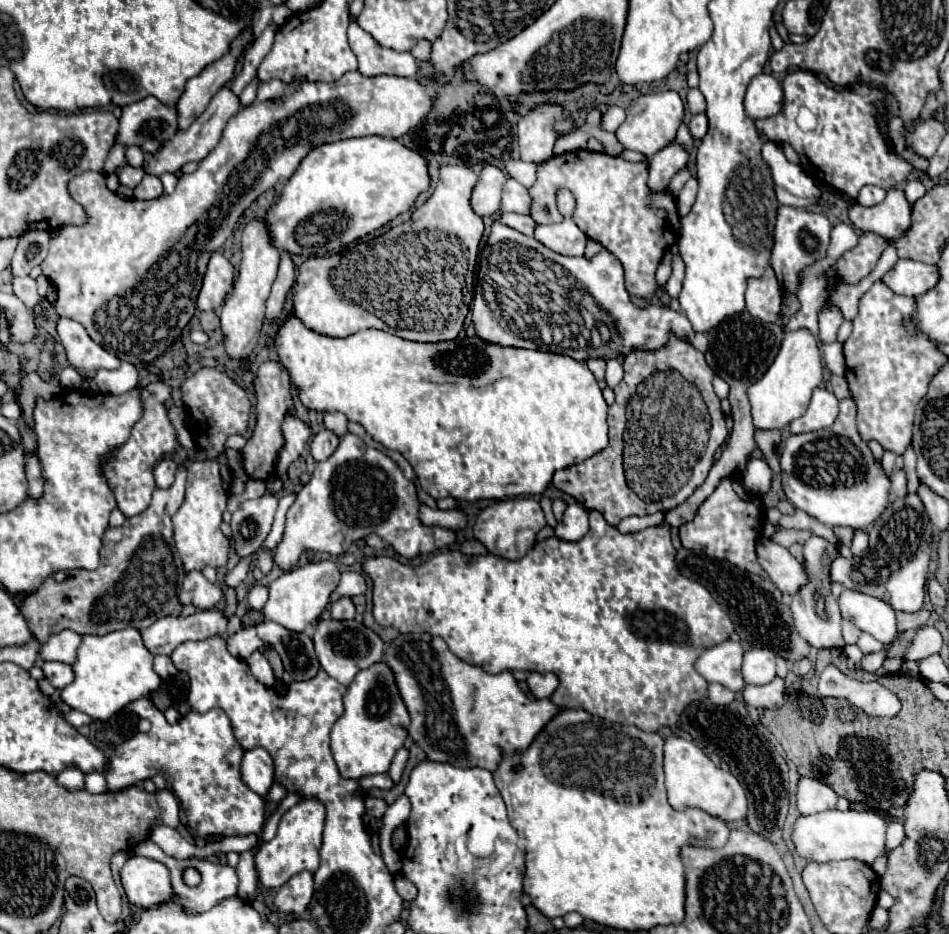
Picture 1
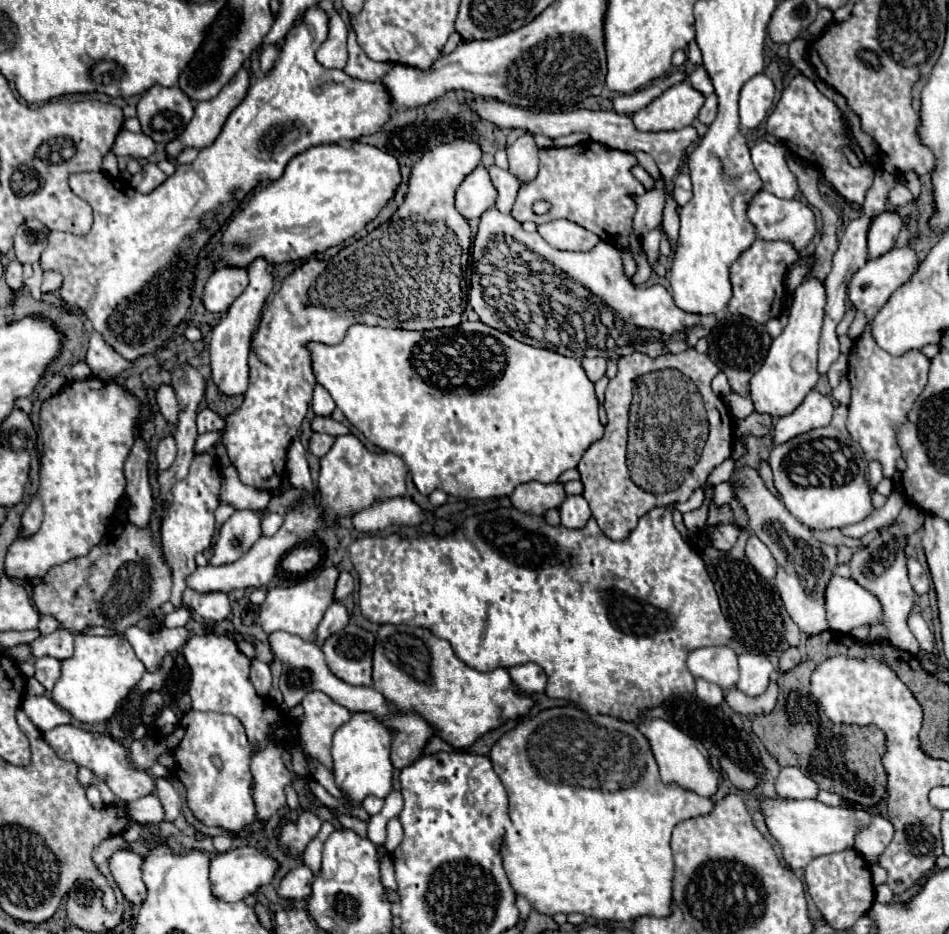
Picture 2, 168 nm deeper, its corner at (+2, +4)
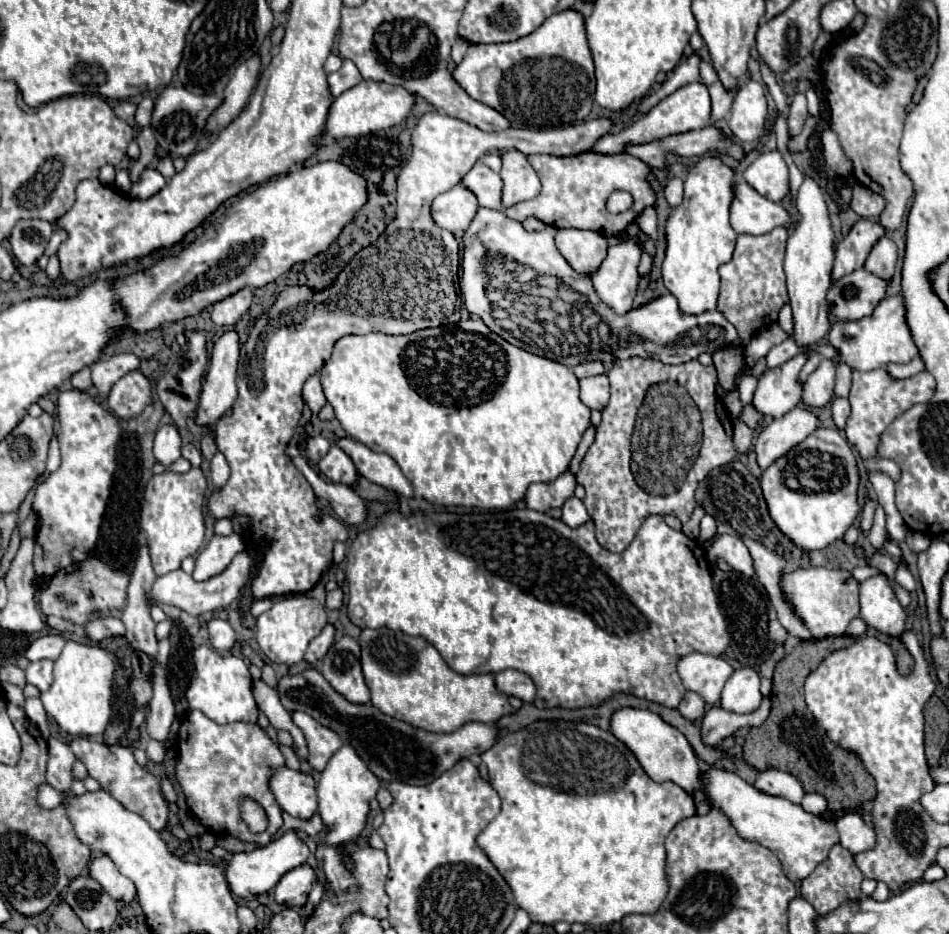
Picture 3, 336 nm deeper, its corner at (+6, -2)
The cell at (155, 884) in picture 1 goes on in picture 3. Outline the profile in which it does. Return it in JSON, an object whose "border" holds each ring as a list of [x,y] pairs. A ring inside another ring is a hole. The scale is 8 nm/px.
{"border":[[[97,856],[91,860],[89,876],[97,880],[107,894],[111,894],[115,900],[123,900],[125,904],[131,904],[137,894],[135,884],[123,876],[107,856]]]}

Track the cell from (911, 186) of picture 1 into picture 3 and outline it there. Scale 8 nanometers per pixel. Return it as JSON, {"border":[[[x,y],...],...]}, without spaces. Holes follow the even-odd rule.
{"border":[[[855,184],[851,188],[849,206],[859,218],[877,218],[885,208],[885,198],[871,192],[869,188],[865,188],[861,184]]]}

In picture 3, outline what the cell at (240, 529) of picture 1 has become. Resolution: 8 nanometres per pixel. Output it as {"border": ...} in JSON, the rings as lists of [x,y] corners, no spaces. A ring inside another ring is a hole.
{"border":[[[231,534],[227,538],[213,536],[213,540],[205,546],[205,550],[201,550],[199,556],[195,558],[193,578],[197,582],[205,582],[221,574],[231,564],[233,556],[243,550],[245,550],[245,544],[239,534]]]}

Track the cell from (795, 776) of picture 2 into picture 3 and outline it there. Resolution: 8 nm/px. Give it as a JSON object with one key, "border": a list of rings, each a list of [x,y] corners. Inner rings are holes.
{"border":[[[775,768],[759,772],[759,776],[755,780],[755,788],[761,790],[763,794],[787,798],[795,804],[799,804],[801,798],[805,796],[797,778],[793,778],[789,772],[781,772],[781,770],[775,770]]]}

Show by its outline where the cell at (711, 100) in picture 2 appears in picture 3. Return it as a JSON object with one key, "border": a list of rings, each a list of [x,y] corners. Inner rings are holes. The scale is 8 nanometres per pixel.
{"border":[[[717,80],[713,82],[713,86],[709,86],[709,94],[713,104],[713,122],[727,118],[733,102],[733,92],[725,90],[725,86],[721,86],[721,80]]]}

